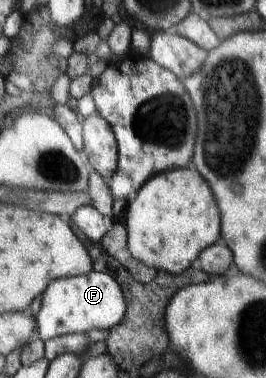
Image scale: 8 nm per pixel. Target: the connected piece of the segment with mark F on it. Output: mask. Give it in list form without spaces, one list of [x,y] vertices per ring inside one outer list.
[[[92,270],[87,275],[67,276],[51,281],[36,314],[37,335],[43,341],[66,333],[87,333],[115,328],[125,317],[127,309],[120,284],[112,274]]]

